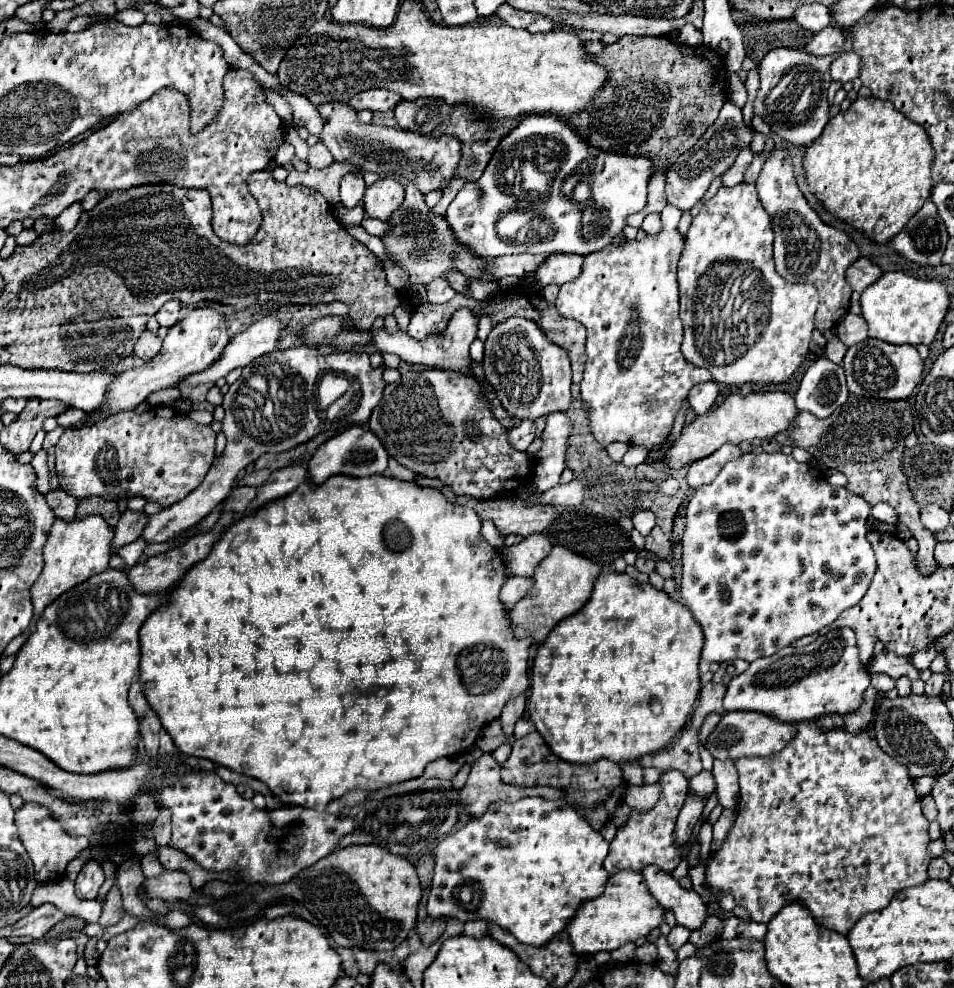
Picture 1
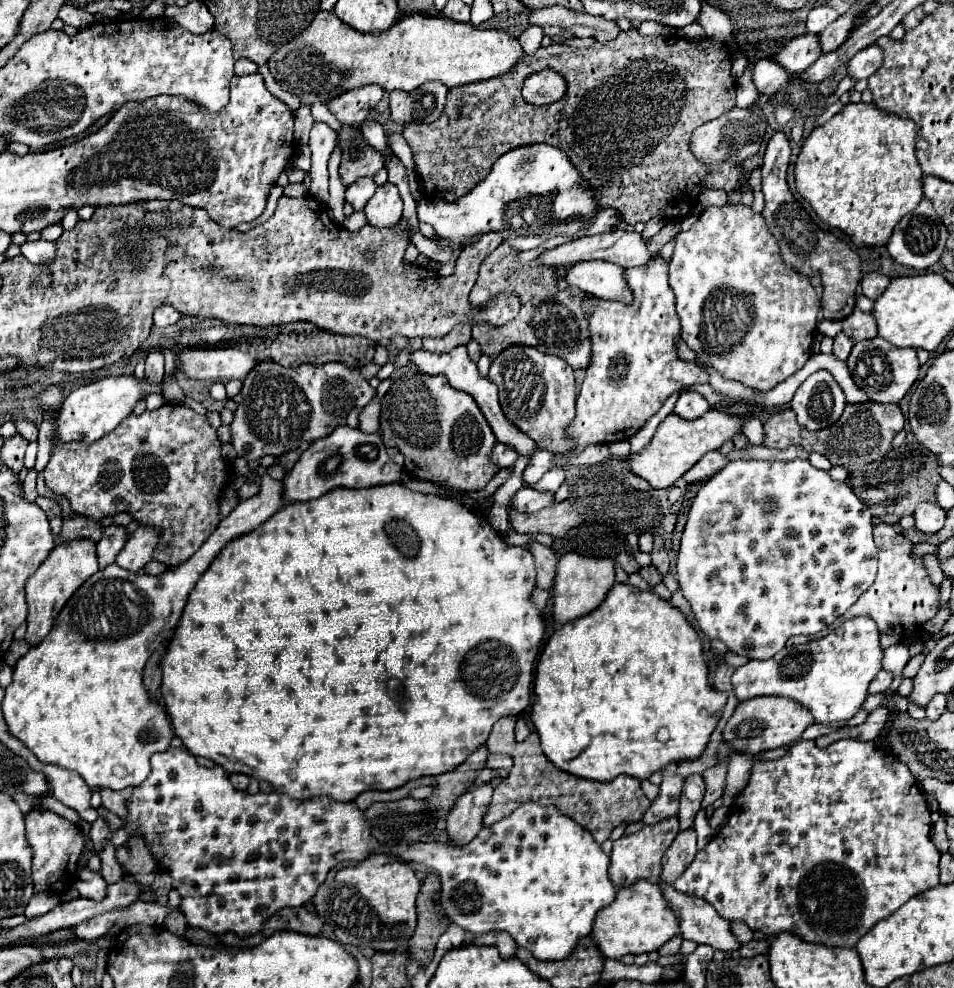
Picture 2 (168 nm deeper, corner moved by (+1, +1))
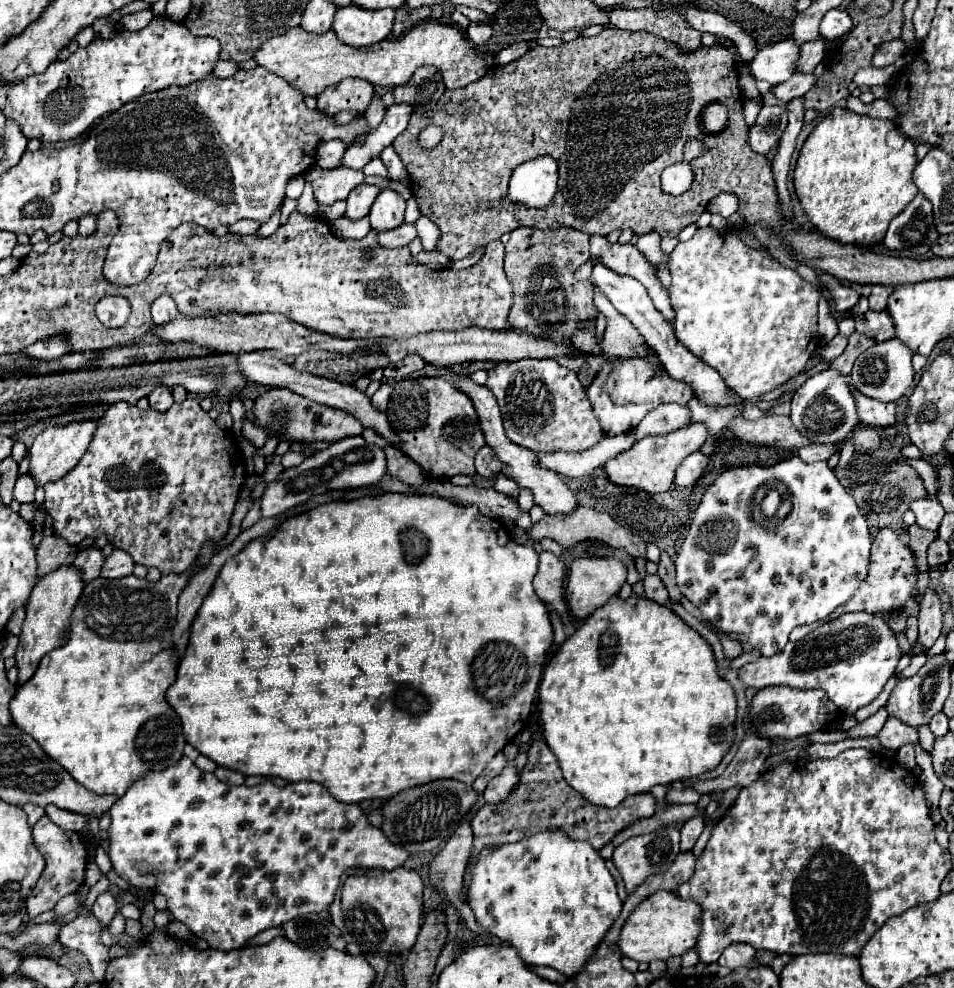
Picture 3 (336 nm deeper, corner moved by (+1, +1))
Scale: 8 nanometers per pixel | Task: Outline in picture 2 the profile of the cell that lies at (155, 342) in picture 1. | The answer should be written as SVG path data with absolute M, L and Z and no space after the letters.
M151 350L145 362L145 376L149 376L151 382L161 382L163 374L163 354L159 350Z

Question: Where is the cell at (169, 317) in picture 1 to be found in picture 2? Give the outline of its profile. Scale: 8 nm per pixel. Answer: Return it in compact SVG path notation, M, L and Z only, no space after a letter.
M159 306L157 310L155 310L155 314L153 314L153 320L155 320L155 326L157 328L165 328L165 326L171 326L171 324L175 324L177 320L179 320L179 312L173 308L173 306Z

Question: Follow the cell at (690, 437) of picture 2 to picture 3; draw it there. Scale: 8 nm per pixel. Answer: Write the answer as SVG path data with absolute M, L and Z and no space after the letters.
M689 424L683 426L681 430L663 434L663 436L647 436L639 442L635 442L629 450L621 452L619 456L607 460L603 464L605 476L609 482L617 484L617 486L627 486L627 488L637 488L643 492L667 492L673 486L673 478L675 478L675 468L679 466L679 462L683 462L685 456L689 456L691 452L699 450L701 444L707 438L707 428L703 424Z

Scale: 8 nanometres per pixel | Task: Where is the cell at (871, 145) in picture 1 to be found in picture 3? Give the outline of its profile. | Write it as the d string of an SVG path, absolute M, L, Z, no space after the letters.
M833 108L805 140L795 164L793 186L803 212L821 234L841 244L873 246L883 240L891 216L897 216L919 192L911 178L915 166L915 144L899 131L895 122L859 116L847 108Z

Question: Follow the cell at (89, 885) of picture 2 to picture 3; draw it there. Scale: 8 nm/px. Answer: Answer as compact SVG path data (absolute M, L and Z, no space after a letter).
M109 892L99 894L99 898L97 898L95 906L93 906L93 916L99 920L99 924L101 924L103 928L109 928L115 912L117 912L117 902L115 902L115 898L113 898Z

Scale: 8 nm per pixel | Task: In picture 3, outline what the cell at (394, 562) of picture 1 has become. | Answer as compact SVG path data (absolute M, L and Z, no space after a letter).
M387 494L387 496L377 496L377 498L337 500L337 502L321 504L317 508L311 508L305 514L287 518L271 538L255 540L253 544L243 548L243 552L239 552L239 556L233 556L231 560L227 560L219 578L215 580L217 582L215 588L209 592L207 600L203 602L203 608L199 610L199 616L195 618L195 624L191 628L189 646L185 650L185 656L179 662L179 668L177 668L177 678L171 684L171 688L167 690L167 702L179 714L181 724L183 724L183 734L185 734L187 742L193 744L203 756L211 758L217 766L237 770L245 776L279 776L287 782L301 782L301 780L319 782L339 802L361 802L361 800L377 800L377 798L387 800L401 790L409 790L409 788L423 786L427 782L443 780L443 778L453 778L453 780L459 780L459 782L465 782L465 784L473 784L475 778L487 766L487 762L495 754L499 754L505 748L505 744L509 744L523 730L523 726L525 726L525 722L531 714L531 706L533 706L533 700L535 700L535 694L537 694L537 688L539 688L539 682L541 682L541 674L543 674L543 668L545 668L545 662L547 662L547 654L549 654L551 644L553 644L553 626L551 626L551 618L549 618L549 608L547 608L547 604L543 604L543 600L539 600L539 596L533 590L533 578L537 574L537 564L539 564L537 558L539 558L537 552L529 544L513 542L499 520L491 520L491 518L483 516L479 512L479 508L475 508L475 506L459 508L459 504L451 504L449 500L443 500L443 498L437 498L437 496Z

